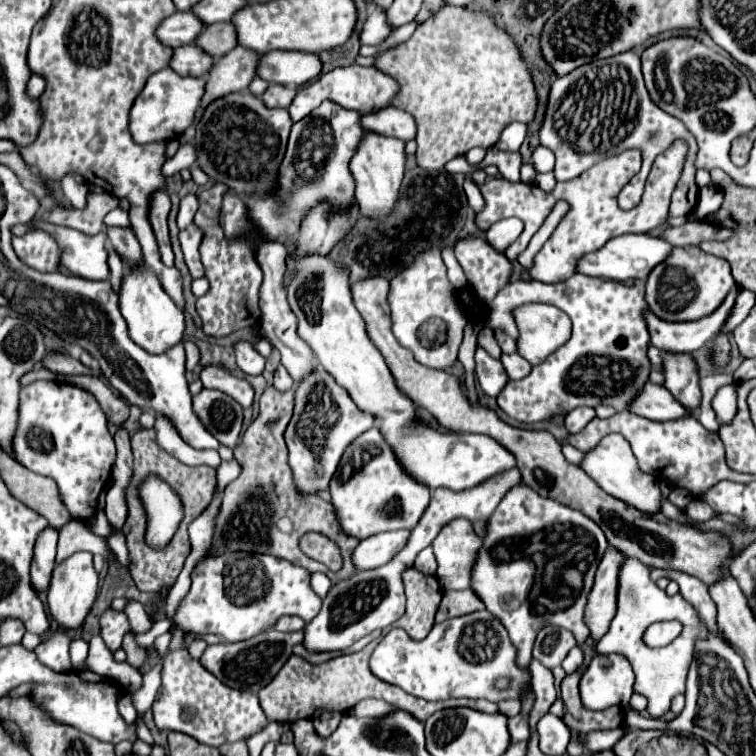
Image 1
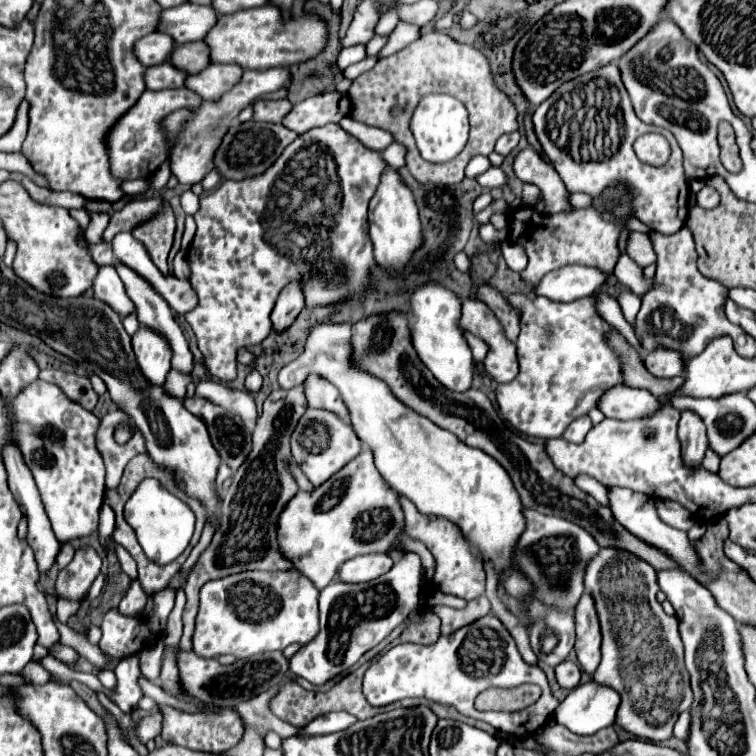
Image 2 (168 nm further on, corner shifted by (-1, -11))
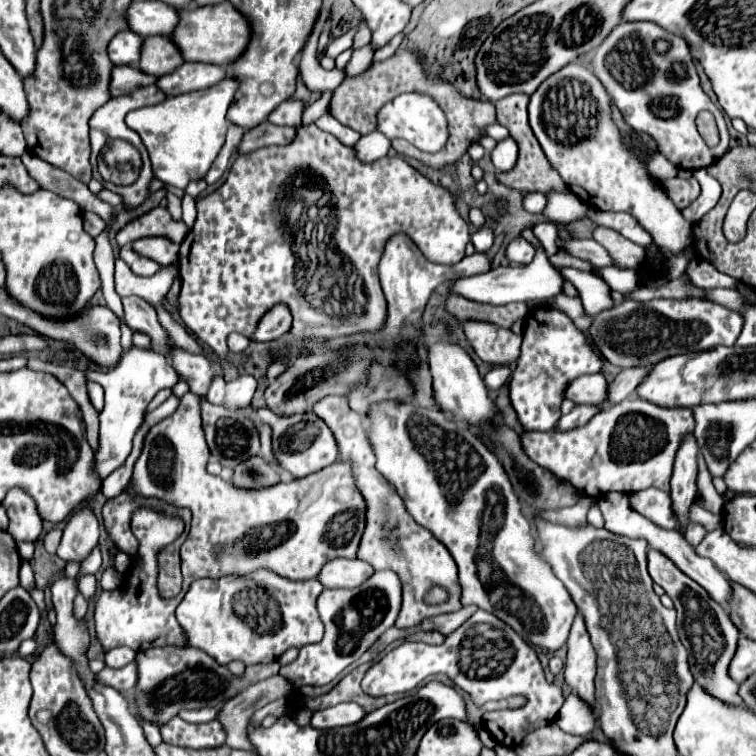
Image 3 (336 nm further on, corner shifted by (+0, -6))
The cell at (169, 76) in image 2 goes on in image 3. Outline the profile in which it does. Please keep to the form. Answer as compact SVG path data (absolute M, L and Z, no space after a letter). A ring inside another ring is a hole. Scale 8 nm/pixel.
M121 65L115 67L113 77L111 77L111 95L119 97L119 95L127 95L139 87L145 85L153 85L159 77L149 75L145 71L139 71L139 67L129 67L129 65Z

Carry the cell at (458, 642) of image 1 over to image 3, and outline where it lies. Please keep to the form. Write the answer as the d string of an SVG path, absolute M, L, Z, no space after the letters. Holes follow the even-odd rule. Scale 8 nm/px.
M479 609L473 617L469 617L457 631L447 635L441 645L427 643L411 643L389 651L379 663L373 663L363 677L363 691L371 697L383 697L391 693L409 693L423 679L443 673L457 687L467 691L475 705L483 705L489 699L503 699L511 695L525 695L527 705L521 709L507 711L487 711L483 713L483 725L495 737L495 741L517 747L523 737L551 721L559 713L563 705L563 693L557 685L547 683L543 667L533 647L529 647L507 623L503 623L497 615Z

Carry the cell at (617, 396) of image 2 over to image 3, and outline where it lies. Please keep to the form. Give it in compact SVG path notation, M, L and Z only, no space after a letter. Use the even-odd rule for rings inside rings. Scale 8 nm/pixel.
M595 373L595 375L583 375L567 387L567 399L579 403L579 405L601 405L607 399L609 391L609 381L605 375Z

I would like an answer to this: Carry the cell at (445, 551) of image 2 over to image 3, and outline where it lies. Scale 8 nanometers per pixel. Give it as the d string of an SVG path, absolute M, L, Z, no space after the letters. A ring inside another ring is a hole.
M345 395L323 397L321 401L315 403L313 411L331 427L339 443L339 451L341 451L339 459L351 461L355 471L355 481L359 483L359 491L363 491L363 499L367 499L367 527L365 527L363 545L359 545L357 557L371 563L377 571L393 569L399 575L399 579L403 579L403 607L395 625L413 627L425 617L457 611L461 607L459 603L461 583L459 583L457 563L449 553L449 549L441 541L437 541L431 531L423 529L419 523L411 519L395 487L375 469L375 455L371 451L369 439L363 429L365 427L363 417L349 407L349 401L345 399ZM433 585L441 585L447 593L451 593L451 605L425 605L425 593Z

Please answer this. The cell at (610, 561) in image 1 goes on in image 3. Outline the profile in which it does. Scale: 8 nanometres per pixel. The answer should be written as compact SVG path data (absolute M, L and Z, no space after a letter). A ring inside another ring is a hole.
M579 613L573 621L569 639L567 639L567 663L563 669L565 681L573 687L573 691L585 699L587 703L595 705L595 685L593 685L593 677L595 677L595 649L591 645L583 615Z

